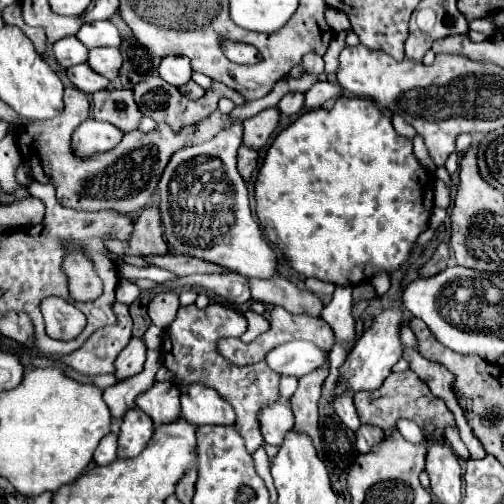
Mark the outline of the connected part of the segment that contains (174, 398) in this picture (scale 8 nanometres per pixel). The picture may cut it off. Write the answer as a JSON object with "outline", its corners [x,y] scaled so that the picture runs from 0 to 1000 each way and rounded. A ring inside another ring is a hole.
{"outline":[[[310,756],[270,792],[270,804],[306,835],[306,847],[317,847],[357,827],[357,776],[337,756]]]}

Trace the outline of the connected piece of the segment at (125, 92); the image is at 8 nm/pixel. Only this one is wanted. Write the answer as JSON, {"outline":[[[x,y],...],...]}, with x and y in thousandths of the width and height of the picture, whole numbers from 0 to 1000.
{"outline":[[[258,177],[194,181],[183,188],[183,204],[187,204],[187,236],[214,240],[230,248],[242,264],[274,256],[282,224],[266,204]]]}

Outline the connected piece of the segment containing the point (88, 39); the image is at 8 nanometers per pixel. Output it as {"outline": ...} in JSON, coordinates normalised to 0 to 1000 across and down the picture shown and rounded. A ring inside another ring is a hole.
{"outline":[[[218,42],[175,46],[175,50],[167,50],[151,65],[151,73],[175,97],[190,97],[190,93],[234,93],[238,89],[238,65],[234,65],[234,58]]]}

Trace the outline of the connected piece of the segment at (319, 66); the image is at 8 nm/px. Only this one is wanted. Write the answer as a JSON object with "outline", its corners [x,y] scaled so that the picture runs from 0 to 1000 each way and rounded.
{"outline":[[[611,105],[599,117],[599,133],[607,149],[639,149],[643,145],[643,121],[627,105]]]}

